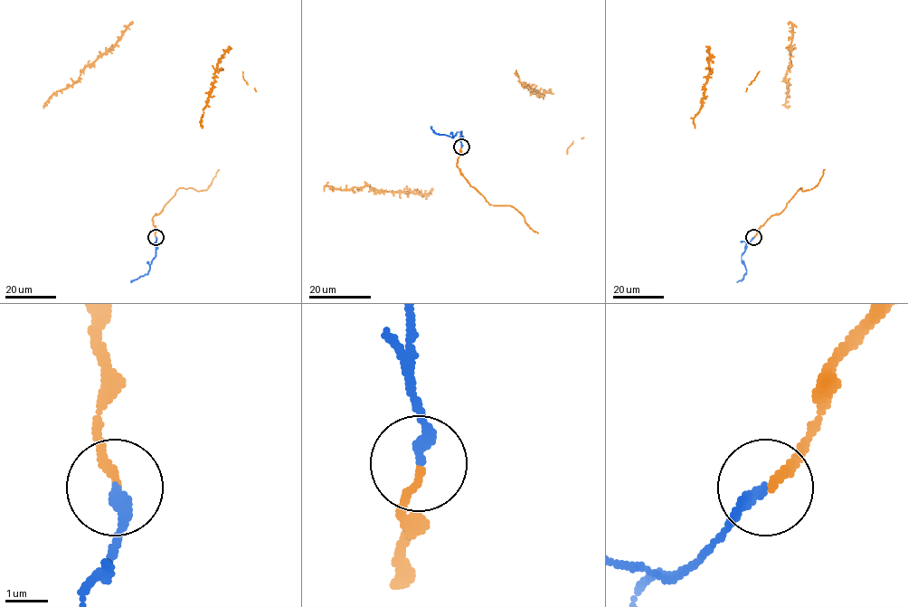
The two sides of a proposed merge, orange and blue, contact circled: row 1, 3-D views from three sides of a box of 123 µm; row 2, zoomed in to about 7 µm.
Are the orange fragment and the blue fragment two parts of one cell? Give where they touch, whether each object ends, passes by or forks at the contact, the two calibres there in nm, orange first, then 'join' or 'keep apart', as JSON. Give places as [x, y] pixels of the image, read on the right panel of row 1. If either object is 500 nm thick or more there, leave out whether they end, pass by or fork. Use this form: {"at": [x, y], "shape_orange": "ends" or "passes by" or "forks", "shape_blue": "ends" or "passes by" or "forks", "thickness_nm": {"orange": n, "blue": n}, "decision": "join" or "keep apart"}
{"at": [753, 237], "shape_orange": "ends", "shape_blue": "ends", "thickness_nm": {"orange": 180, "blue": 240}, "decision": "join"}

